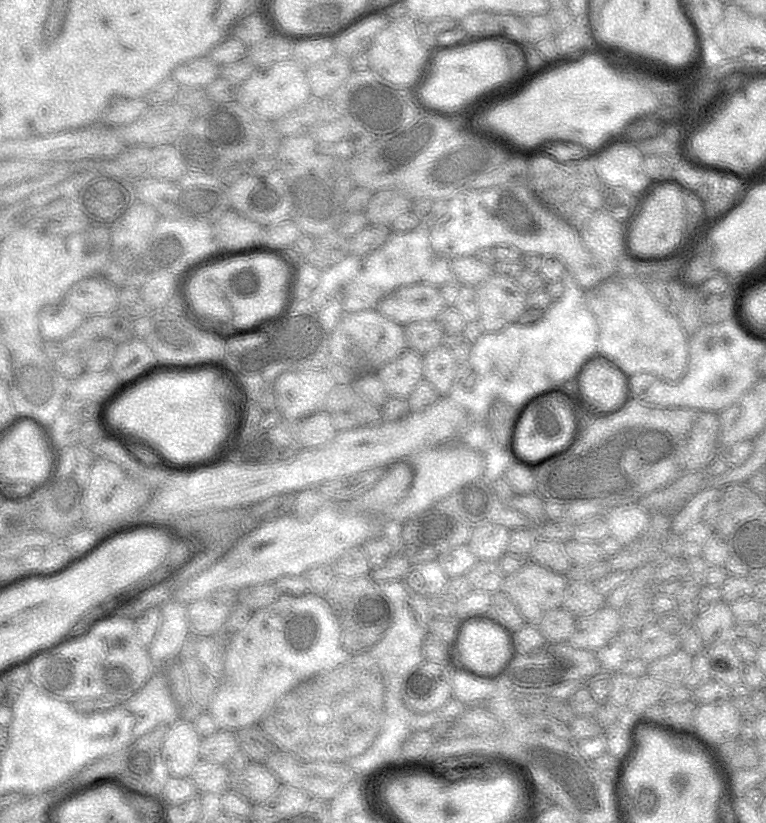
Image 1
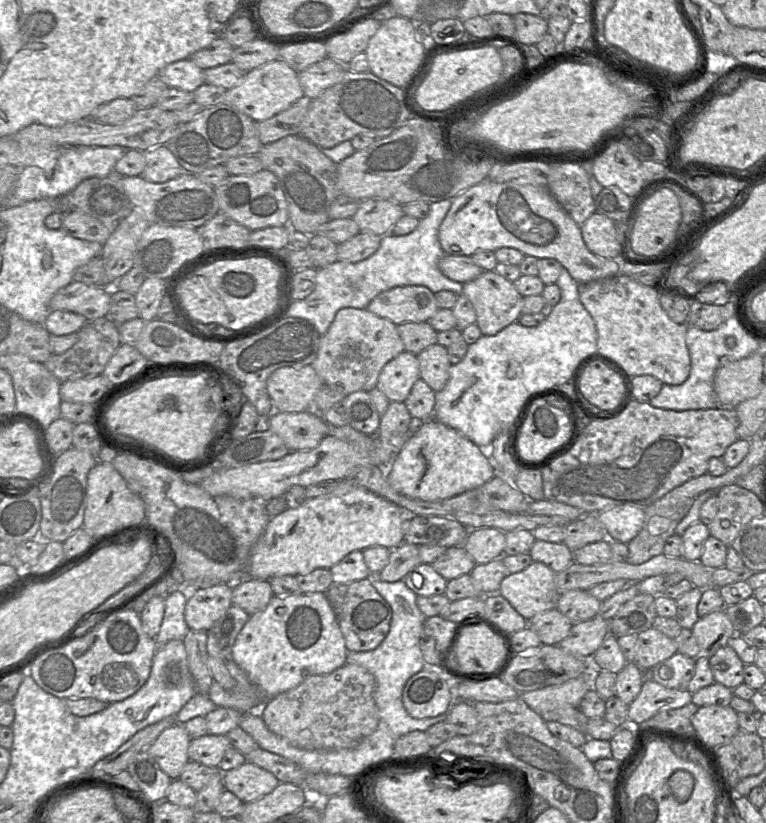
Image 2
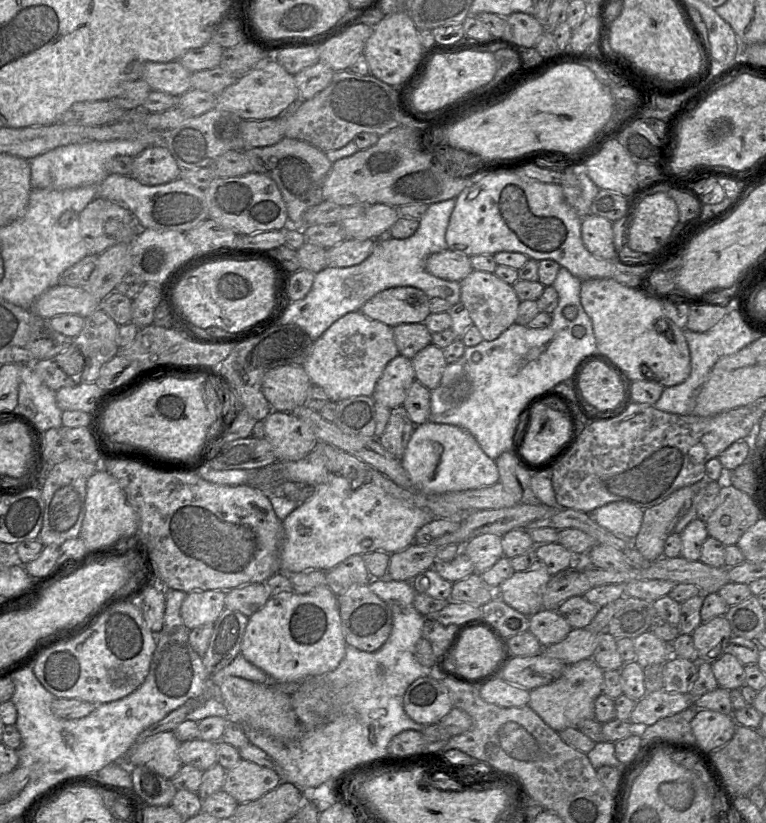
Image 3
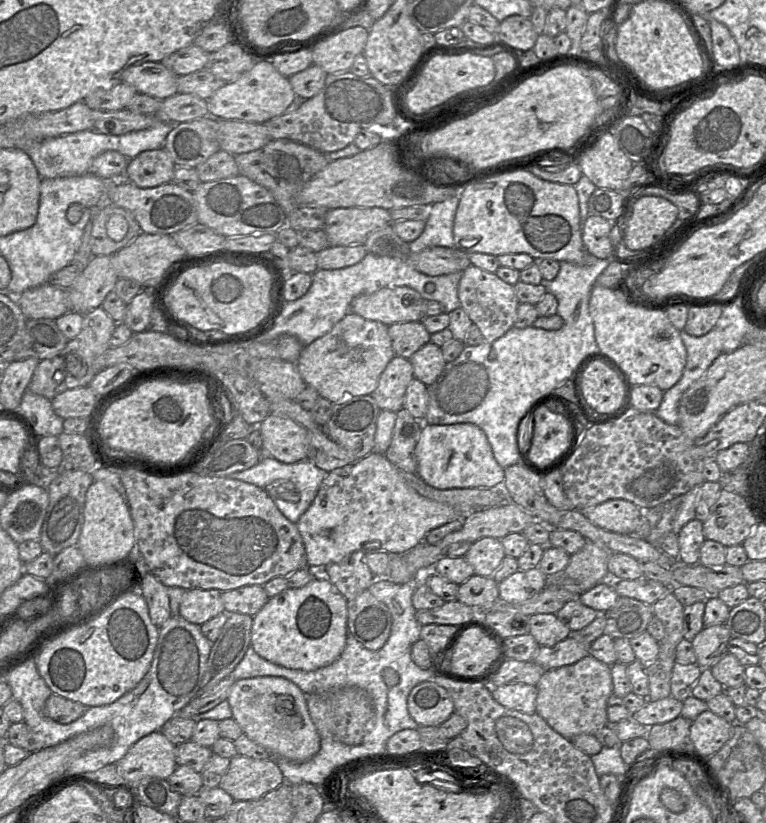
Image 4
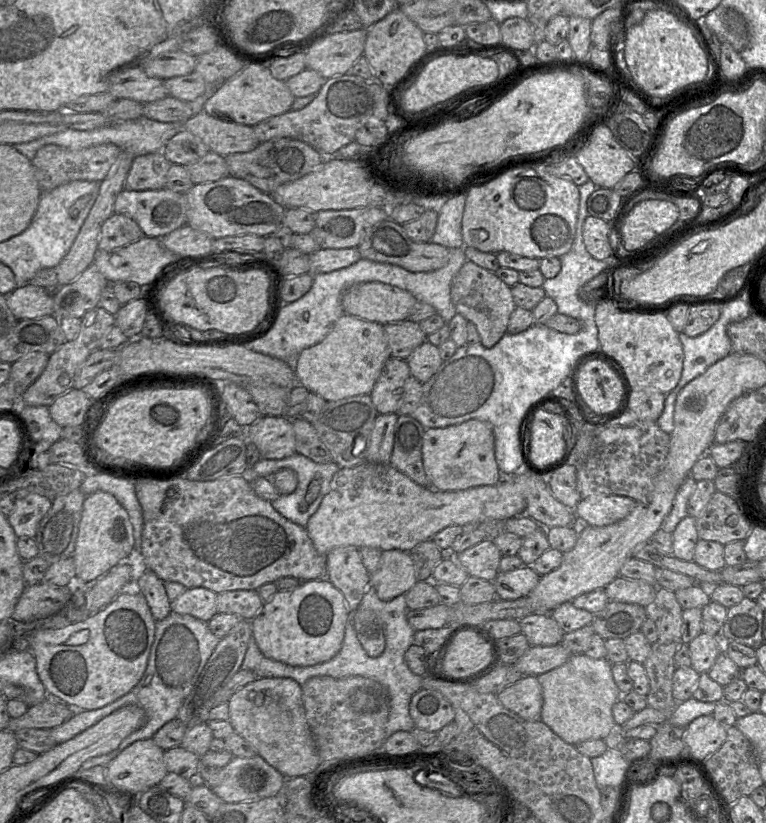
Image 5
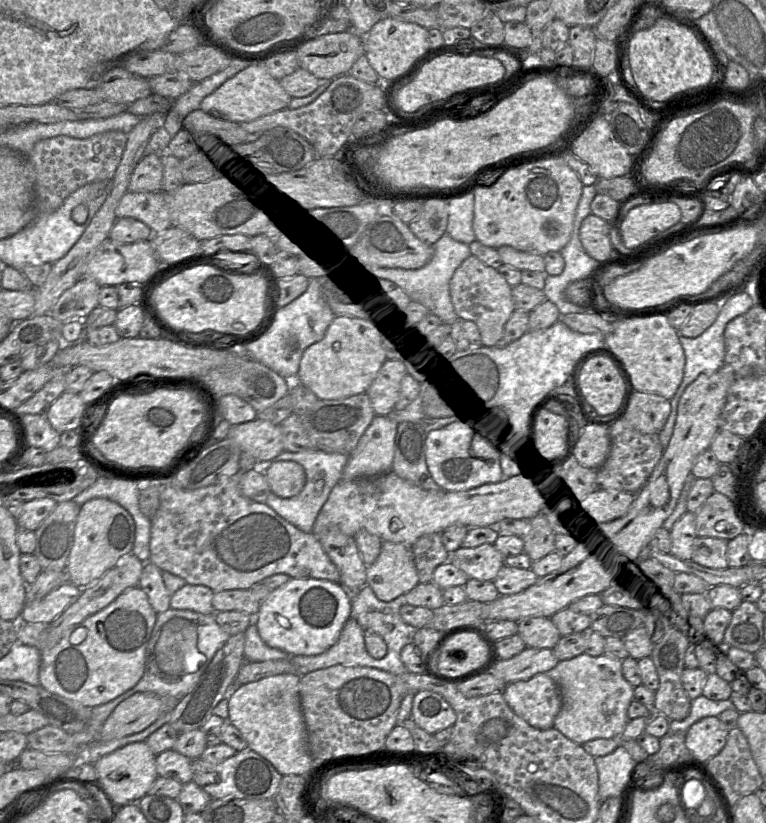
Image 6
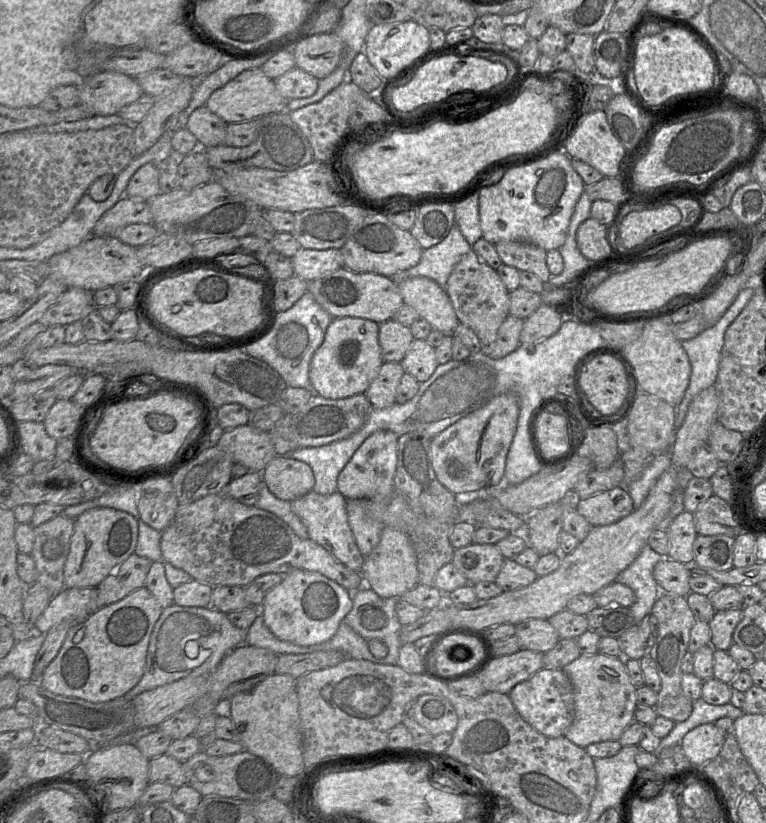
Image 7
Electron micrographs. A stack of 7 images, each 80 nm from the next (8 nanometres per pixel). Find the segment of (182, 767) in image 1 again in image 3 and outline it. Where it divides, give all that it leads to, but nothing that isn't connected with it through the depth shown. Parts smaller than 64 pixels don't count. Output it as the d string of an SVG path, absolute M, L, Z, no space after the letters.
M173 731L153 735L128 753L128 766L145 766L159 775L172 779L183 765L178 750L181 742Z

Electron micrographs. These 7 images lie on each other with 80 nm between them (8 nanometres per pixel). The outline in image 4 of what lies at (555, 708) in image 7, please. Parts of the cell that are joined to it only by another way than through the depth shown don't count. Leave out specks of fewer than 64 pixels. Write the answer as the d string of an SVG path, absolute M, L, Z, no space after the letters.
M526 683L492 687L492 697L504 707L526 714L536 713L537 687Z

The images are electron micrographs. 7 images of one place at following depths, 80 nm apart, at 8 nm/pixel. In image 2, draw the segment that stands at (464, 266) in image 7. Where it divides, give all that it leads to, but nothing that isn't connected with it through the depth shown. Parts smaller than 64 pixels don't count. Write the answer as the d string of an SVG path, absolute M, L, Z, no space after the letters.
M483 271L477 278L463 284L462 294L472 303L476 312L476 324L482 335L493 336L522 315L523 296L513 282L495 271Z

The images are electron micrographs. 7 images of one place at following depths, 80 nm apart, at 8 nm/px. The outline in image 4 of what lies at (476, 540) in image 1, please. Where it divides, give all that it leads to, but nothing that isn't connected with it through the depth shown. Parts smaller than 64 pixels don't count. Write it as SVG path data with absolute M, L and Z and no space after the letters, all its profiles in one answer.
M484 537L473 542L464 555L474 573L484 577L492 577L504 557L506 555L501 540L493 537Z

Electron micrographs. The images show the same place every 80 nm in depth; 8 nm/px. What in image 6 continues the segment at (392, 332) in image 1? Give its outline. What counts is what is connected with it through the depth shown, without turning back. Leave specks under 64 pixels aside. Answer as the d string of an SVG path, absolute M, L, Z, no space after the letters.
M335 316L322 340L310 345L303 353L296 381L312 391L318 399L334 400L365 393L387 360L381 325L361 317Z

